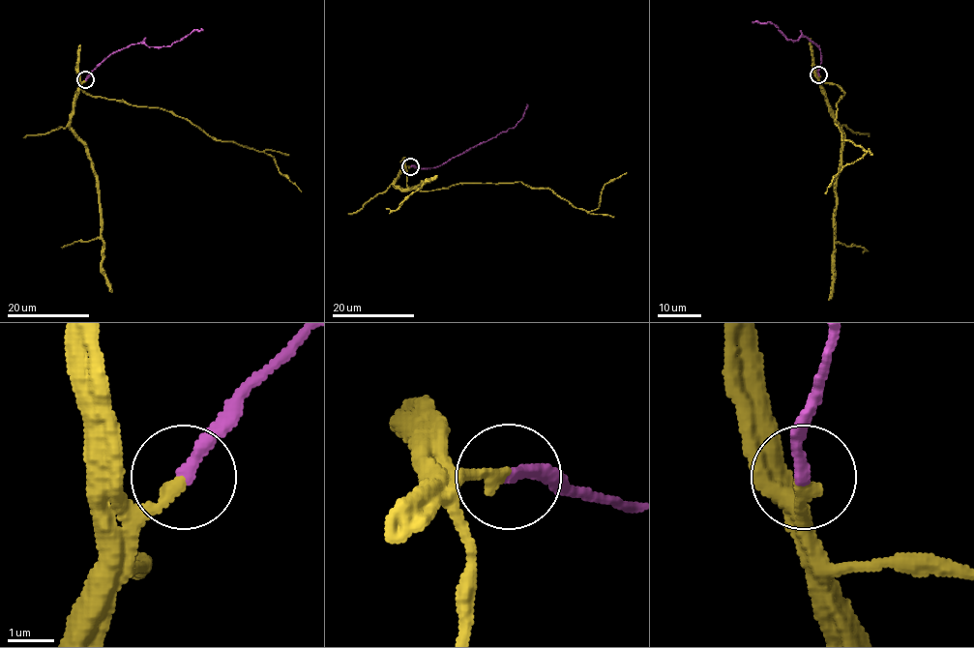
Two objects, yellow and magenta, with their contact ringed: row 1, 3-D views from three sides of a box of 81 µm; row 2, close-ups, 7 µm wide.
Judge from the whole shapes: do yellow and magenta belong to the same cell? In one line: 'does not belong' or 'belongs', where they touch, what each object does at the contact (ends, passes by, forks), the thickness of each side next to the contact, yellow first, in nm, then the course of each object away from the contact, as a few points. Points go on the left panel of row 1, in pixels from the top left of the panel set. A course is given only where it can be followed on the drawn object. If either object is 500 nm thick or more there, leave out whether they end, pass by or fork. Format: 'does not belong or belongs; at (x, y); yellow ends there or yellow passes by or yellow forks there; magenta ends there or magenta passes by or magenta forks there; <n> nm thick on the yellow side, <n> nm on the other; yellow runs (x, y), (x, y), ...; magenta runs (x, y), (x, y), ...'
belongs; at (85, 79); yellow ends there; magenta ends there; 280 nm thick on the yellow side, 280 nm on the other; yellow runs (85, 79), (81, 89), (93, 96), (162, 108), (187, 118), (218, 139), (271, 154), (278, 169), (301, 191); magenta runs (85, 79), (101, 63), (121, 49), (140, 43), (149, 46), (167, 46), (196, 29), (202, 30)

